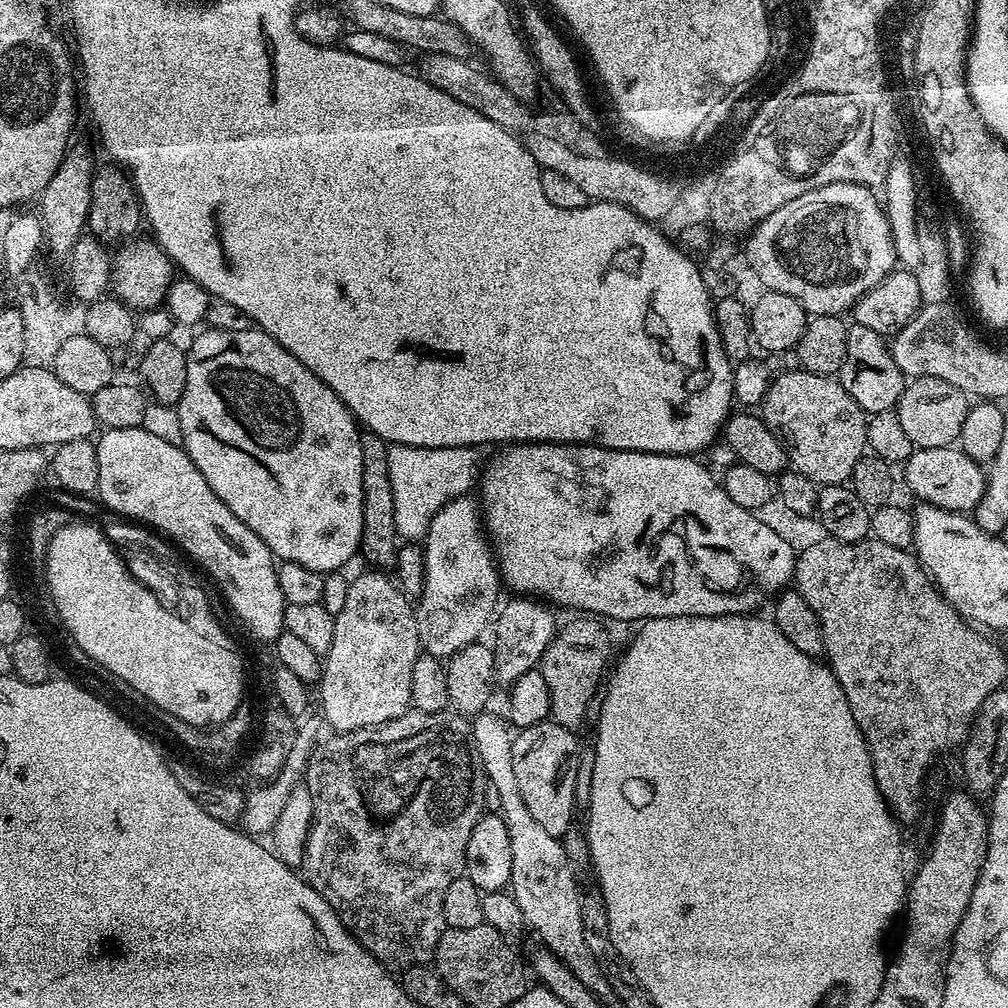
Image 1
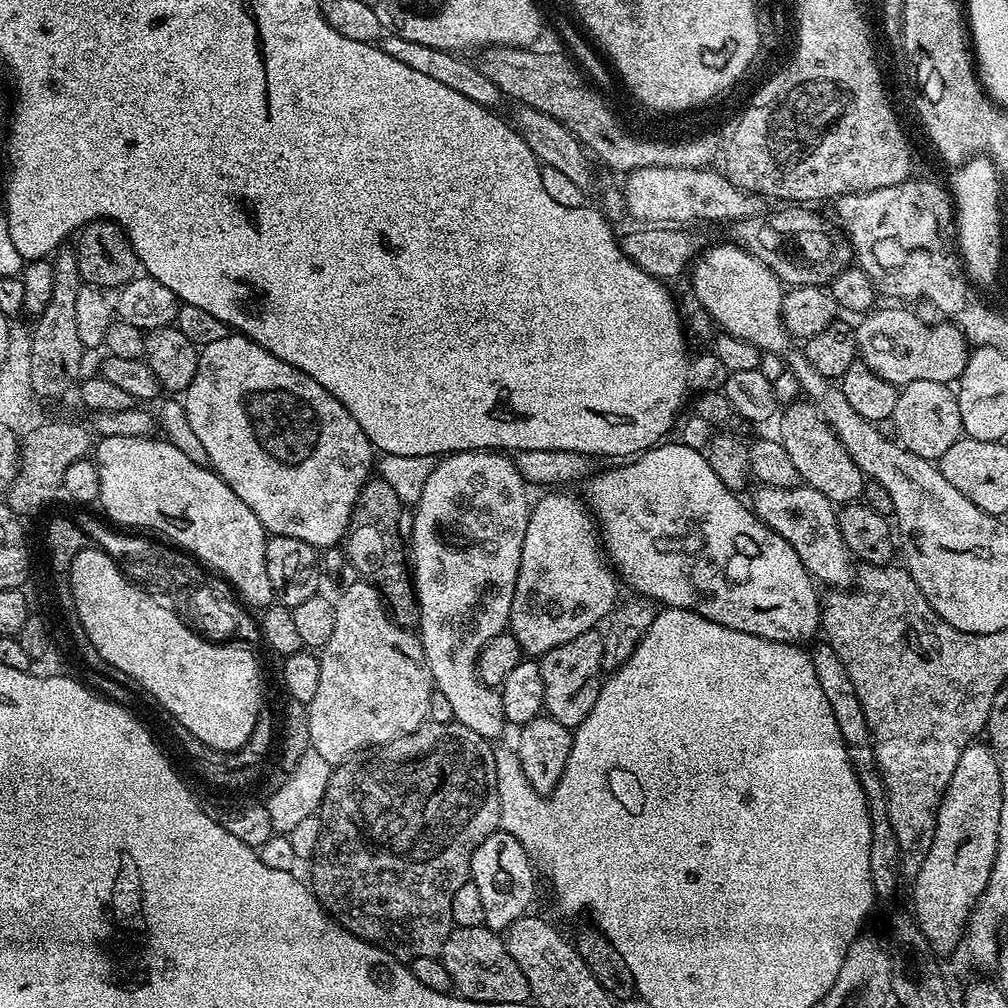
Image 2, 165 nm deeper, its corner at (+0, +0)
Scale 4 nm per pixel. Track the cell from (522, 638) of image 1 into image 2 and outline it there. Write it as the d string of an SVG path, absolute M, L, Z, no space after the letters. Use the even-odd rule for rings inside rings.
M548 490L540 501L531 505L528 513L528 521L526 522L526 538L522 538L522 558L518 566L518 578L514 586L514 602L510 602L510 618L508 619L508 628L514 638L517 639L521 653L527 654L532 658L539 658L544 653L554 650L554 646L562 646L562 642L570 642L570 638L578 638L578 634L586 634L593 631L597 627L596 623L603 621L605 617L616 608L621 585L618 583L618 577L610 567L609 561L606 559L605 553L602 551L602 537L598 531L598 525L588 510L587 504L579 495L571 496L566 490Z

